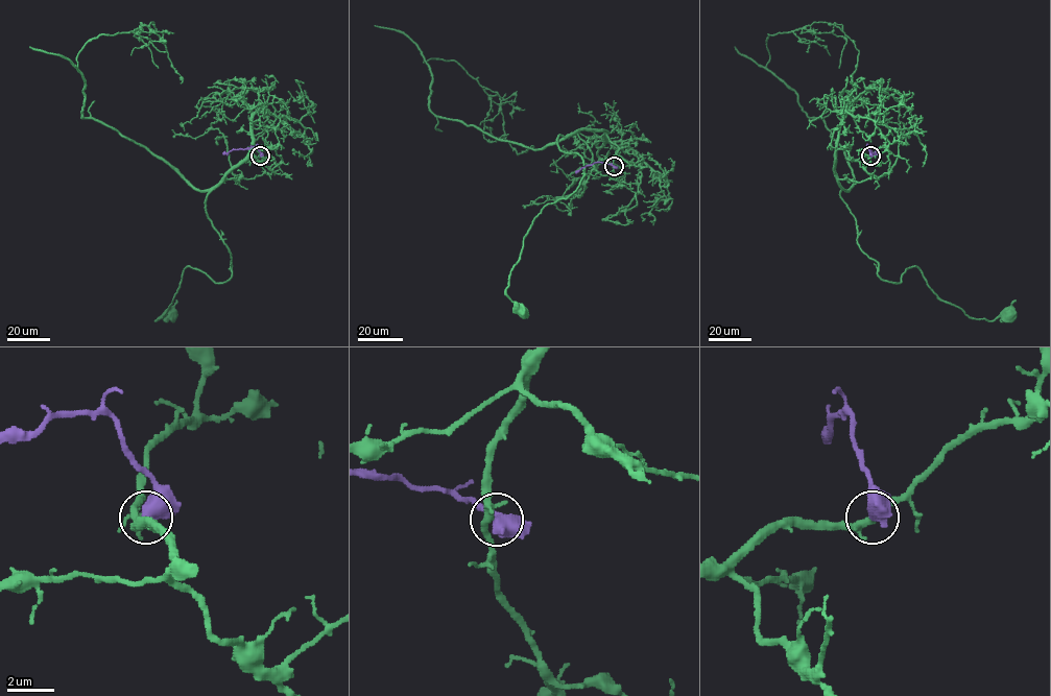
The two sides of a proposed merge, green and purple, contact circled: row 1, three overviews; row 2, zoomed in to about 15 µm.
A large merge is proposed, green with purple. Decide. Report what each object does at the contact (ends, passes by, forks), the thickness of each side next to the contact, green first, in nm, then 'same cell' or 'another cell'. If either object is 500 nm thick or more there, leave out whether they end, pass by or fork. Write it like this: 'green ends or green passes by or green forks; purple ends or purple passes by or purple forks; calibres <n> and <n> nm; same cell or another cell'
calibres 320 and 650 nm; same cell

